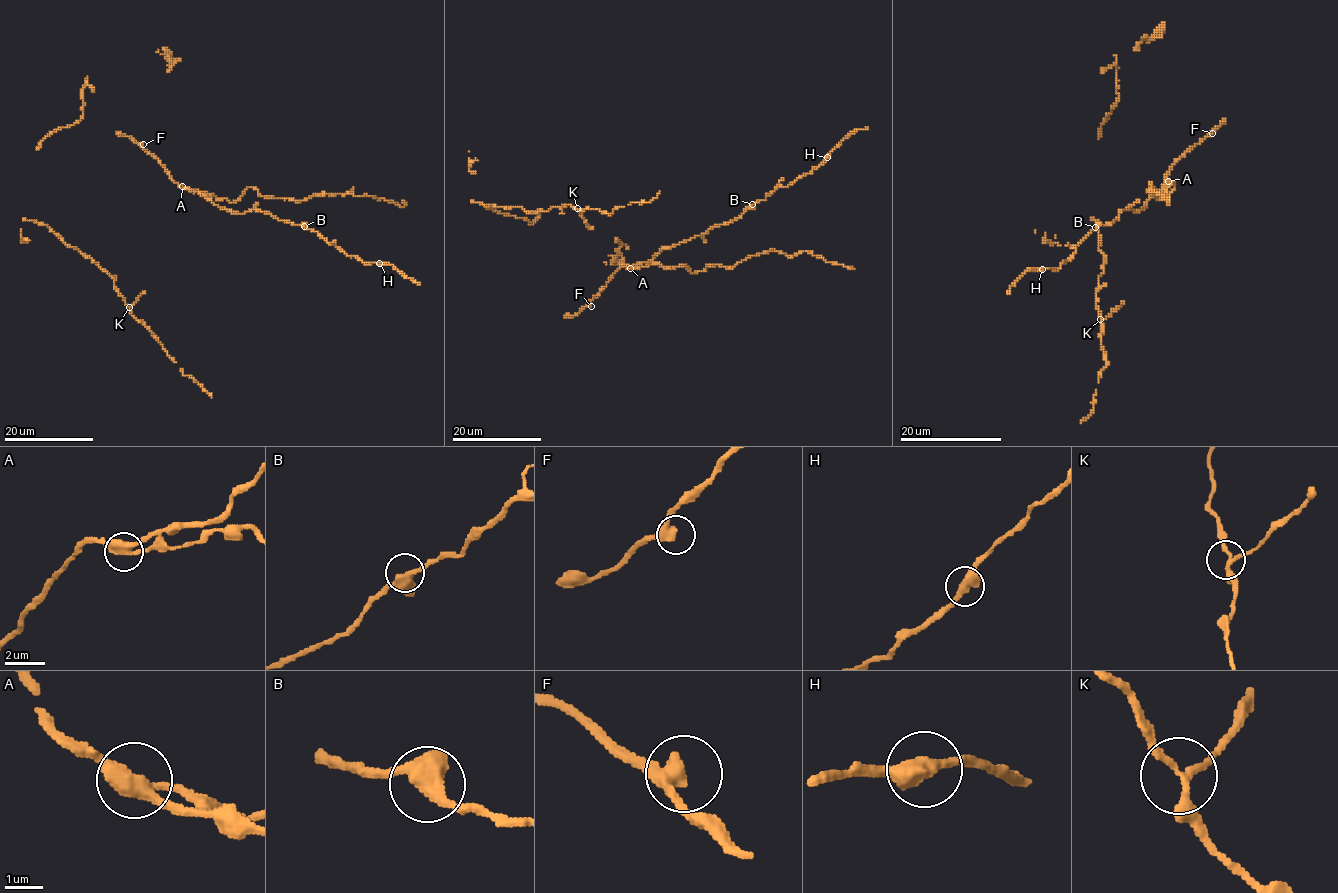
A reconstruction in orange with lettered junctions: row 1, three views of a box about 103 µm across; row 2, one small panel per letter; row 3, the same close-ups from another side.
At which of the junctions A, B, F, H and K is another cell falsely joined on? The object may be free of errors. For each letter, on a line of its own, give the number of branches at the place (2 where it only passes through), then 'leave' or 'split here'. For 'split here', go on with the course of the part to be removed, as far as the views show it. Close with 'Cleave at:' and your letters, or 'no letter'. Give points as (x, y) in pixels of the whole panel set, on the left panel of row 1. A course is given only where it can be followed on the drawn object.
A: 3 branches meet; split here; foreign part runs (182, 186), (231, 202), (248, 188), (268, 198), (301, 201), (317, 194), (352, 193), (405, 206), (401, 201)
B: 3 branches meet; leave
F: 2 branches meet; leave
H: 2 branches meet; leave
K: 3 branches meet; leave
Cleave at: A

